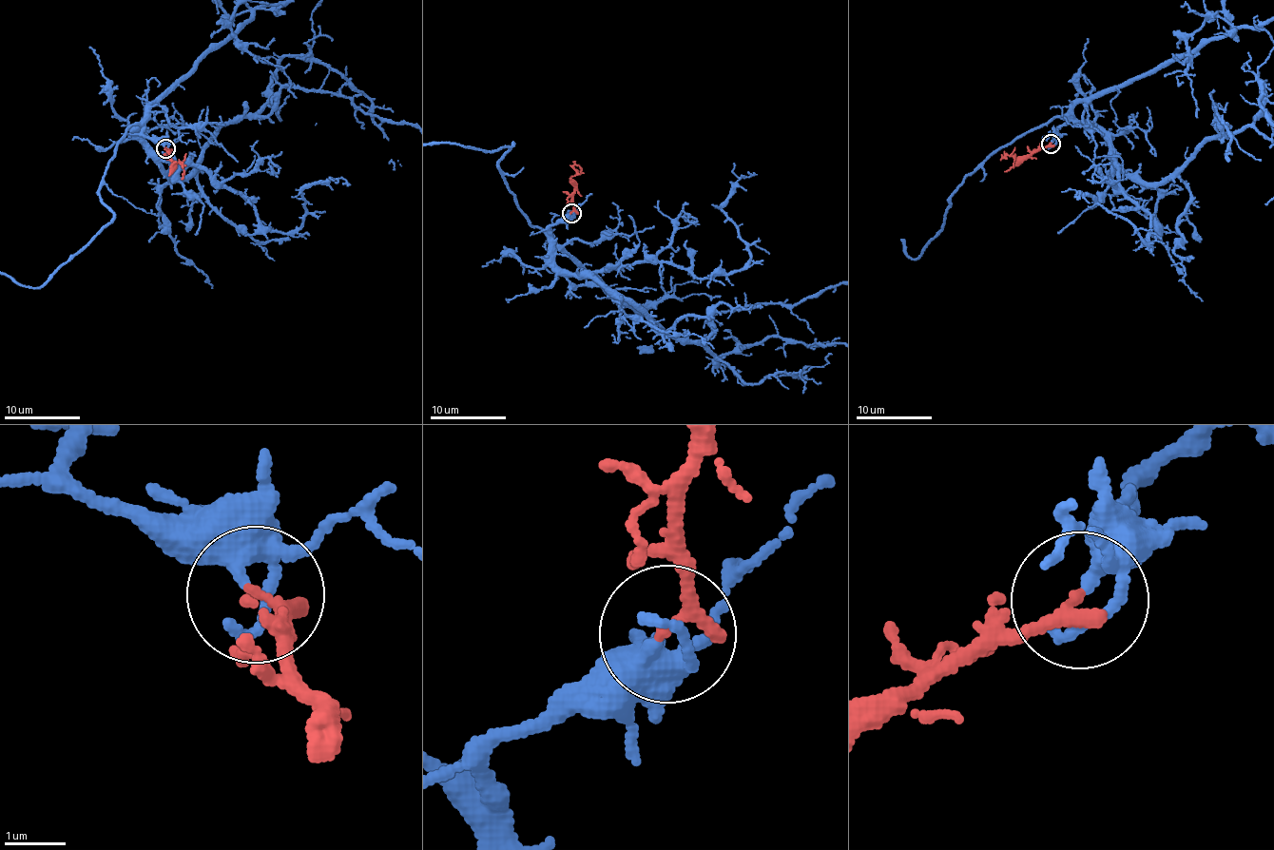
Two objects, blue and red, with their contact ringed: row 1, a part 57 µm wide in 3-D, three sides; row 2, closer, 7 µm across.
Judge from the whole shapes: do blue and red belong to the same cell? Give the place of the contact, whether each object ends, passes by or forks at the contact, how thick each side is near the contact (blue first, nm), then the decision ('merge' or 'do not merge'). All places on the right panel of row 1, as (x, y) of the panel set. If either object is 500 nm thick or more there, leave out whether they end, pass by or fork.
(1051, 144) | blue forks | red ends | 280/240 nm | do not merge

